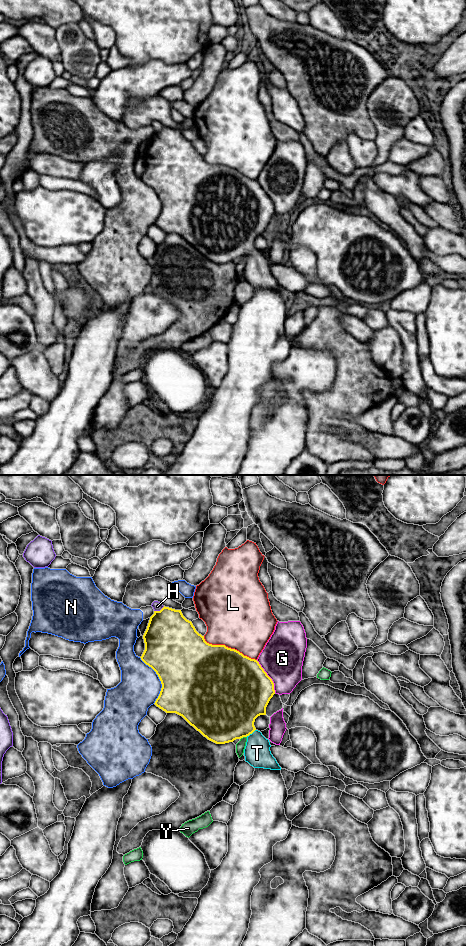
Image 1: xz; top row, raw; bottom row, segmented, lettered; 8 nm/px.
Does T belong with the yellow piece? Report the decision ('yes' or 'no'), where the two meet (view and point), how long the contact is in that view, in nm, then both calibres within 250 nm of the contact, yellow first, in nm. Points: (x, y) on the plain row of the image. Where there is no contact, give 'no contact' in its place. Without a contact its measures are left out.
yes; meets yellow in xz at (250, 253); contact 100 nm long; 460 nm thick on the yellow side, 220 nm on the other

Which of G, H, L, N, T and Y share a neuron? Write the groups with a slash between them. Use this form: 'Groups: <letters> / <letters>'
Groups: G / H / L / N / T / Y

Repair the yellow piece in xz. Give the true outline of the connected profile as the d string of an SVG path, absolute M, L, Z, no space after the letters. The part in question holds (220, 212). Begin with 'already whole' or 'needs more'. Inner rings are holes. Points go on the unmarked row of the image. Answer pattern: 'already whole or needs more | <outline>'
needs more | M165 126L160 131L154 131L150 137L143 159L145 170L140 178L156 192L162 204L160 214L154 223L157 227L166 233L182 236L204 257L216 264L225 264L246 257L244 269L246 282L254 288L281 290L271 274L269 260L254 246L258 236L266 235L266 227L275 214L272 199L257 180L225 165L207 163L204 156L196 151L192 142L183 136L181 130Z

